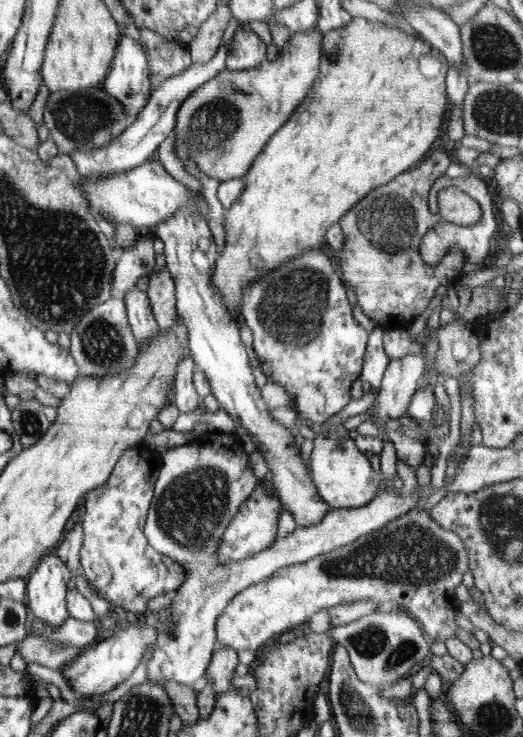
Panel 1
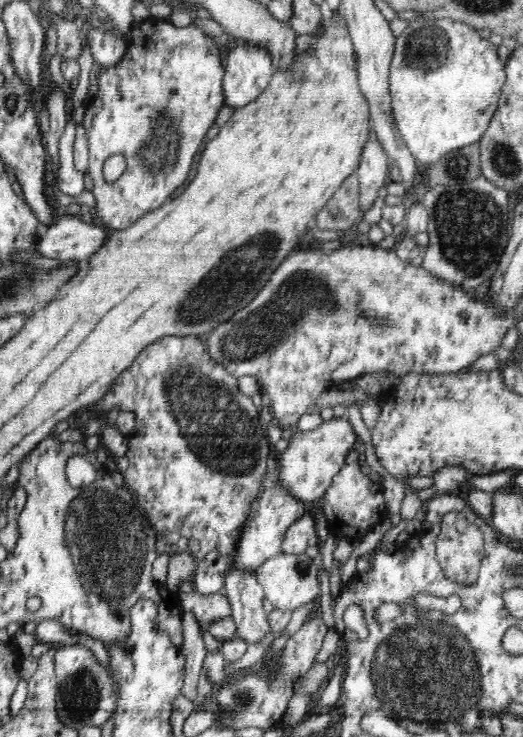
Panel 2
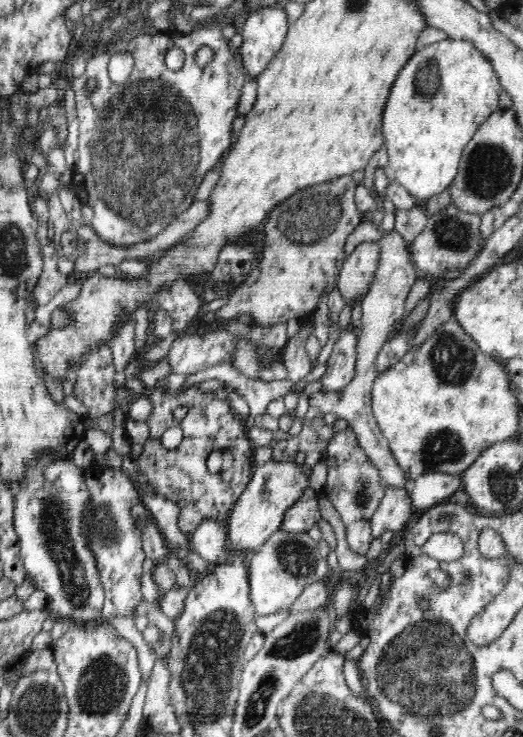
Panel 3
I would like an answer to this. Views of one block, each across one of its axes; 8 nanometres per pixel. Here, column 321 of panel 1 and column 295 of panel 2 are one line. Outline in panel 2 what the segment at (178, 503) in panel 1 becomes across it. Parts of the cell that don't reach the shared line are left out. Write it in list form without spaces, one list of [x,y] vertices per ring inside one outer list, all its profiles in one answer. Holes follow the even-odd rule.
[[[311,511],[305,512],[296,522],[292,522],[281,545],[281,553],[286,555],[305,554],[309,546],[318,545],[315,519]]]

